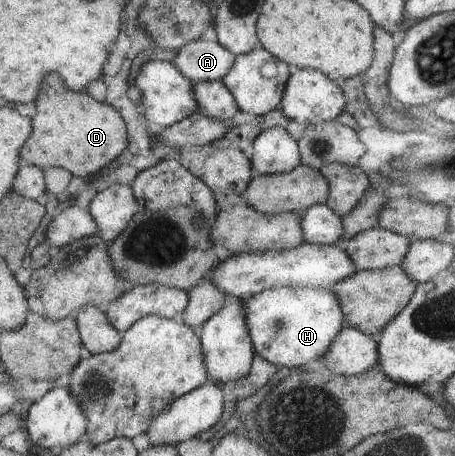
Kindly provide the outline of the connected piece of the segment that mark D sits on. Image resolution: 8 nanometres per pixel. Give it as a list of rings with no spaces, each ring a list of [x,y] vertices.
[[[49,75],[43,83],[43,91],[37,99],[37,117],[33,119],[35,131],[22,149],[22,159],[39,166],[42,170],[52,167],[68,169],[75,177],[97,175],[103,166],[115,161],[130,143],[126,119],[110,103],[99,103],[89,93],[77,93],[63,85],[59,75]]]

